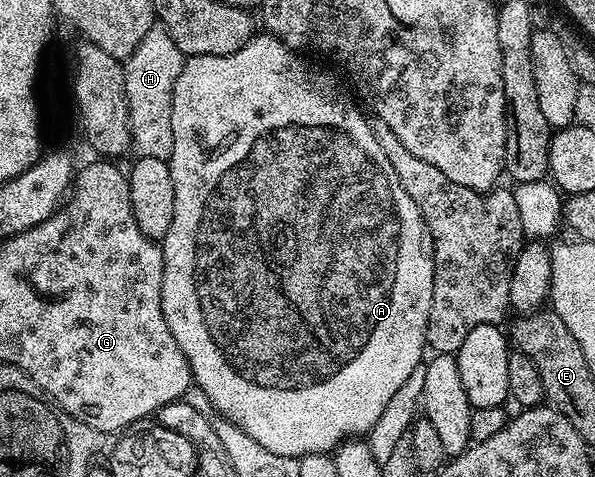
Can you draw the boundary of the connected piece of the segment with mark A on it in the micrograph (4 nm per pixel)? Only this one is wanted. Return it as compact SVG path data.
M256 34L246 46L242 46L242 50L234 50L234 54L189 56L185 59L182 74L178 74L178 82L174 82L174 98L170 110L170 126L174 130L174 150L168 165L174 178L174 218L170 218L170 230L166 230L162 241L164 250L162 314L166 318L166 326L170 326L170 334L174 334L174 342L178 342L178 350L182 350L190 366L195 387L204 391L206 398L219 415L234 422L246 434L250 434L250 438L254 438L258 446L266 446L266 450L274 454L297 458L319 452L331 453L344 443L346 437L363 437L374 426L374 422L378 422L378 418L382 416L382 410L386 408L386 402L390 402L390 398L394 398L396 391L401 388L402 382L410 378L414 366L418 366L425 359L426 326L430 318L430 298L434 294L432 239L418 206L414 206L414 198L410 198L410 194L402 190L402 182L398 182L398 174L394 174L394 166L390 166L386 154L382 154L382 146L376 135L372 133L371 123L367 119L364 121L363 114L356 109L355 102L357 101L351 95L348 97L336 85L336 80L330 73L323 72L322 69L315 68L312 64L307 64L300 56L303 55L281 44L277 36Z

